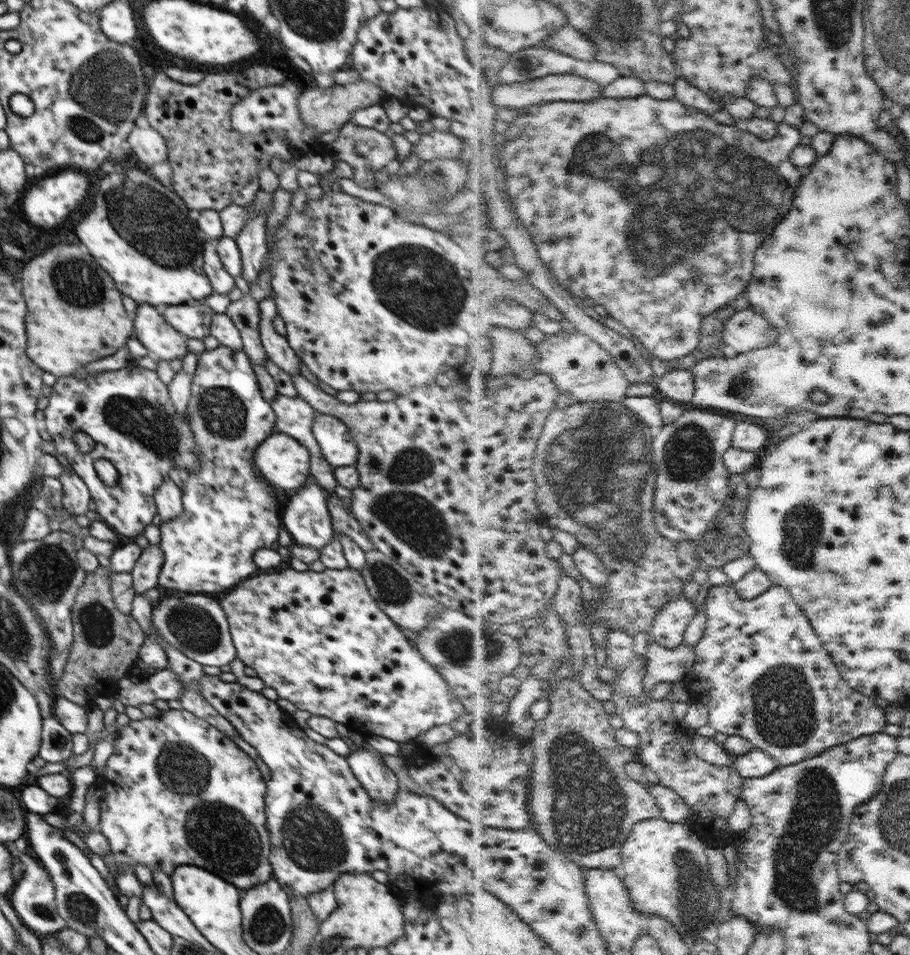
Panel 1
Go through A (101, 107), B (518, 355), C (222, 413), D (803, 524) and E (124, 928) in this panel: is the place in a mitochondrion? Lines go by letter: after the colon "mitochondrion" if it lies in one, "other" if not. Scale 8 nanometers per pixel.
A: mitochondrion
B: mitochondrion
C: mitochondrion
D: mitochondrion
E: other

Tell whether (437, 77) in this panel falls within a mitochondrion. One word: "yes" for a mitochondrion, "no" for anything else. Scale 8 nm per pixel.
no

